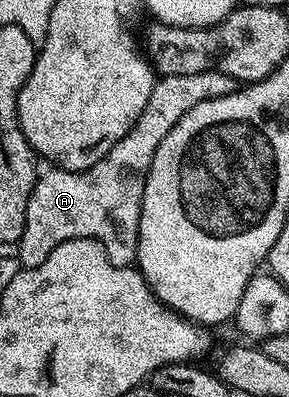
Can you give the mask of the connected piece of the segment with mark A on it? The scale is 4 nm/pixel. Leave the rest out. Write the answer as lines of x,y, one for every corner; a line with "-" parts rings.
215,68
199,74
161,76
154,83
151,98
147,98
147,106
143,106
143,114
139,114
135,126
131,126
95,166
82,172
69,172
56,166
50,167
50,172
42,171
27,202
27,226
19,245
22,268
37,268
55,246
75,238
100,242
107,258
117,268
136,265
143,190
159,142
171,134
175,122
179,122
187,110
204,100
236,92
238,87
238,81

